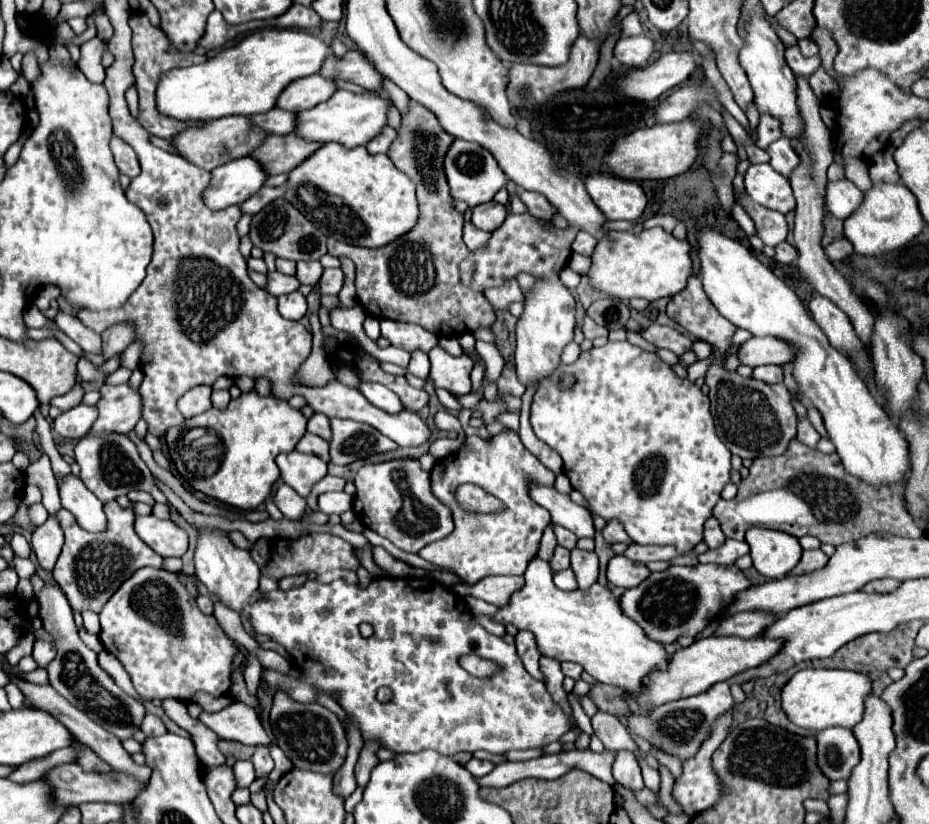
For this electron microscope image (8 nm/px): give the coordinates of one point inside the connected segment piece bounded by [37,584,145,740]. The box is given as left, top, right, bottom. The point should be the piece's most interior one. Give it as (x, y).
(75, 674)

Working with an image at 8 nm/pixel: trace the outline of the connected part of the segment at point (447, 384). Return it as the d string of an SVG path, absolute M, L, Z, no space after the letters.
M441 346L429 352L431 360L431 374L435 388L445 388L451 394L467 394L471 390L469 374L473 368L473 362L469 362L467 356L453 358L449 356Z

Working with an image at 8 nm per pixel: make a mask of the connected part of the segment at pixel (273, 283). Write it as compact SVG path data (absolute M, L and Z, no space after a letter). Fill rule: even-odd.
M273 272L273 274L267 274L267 292L271 292L273 296L283 296L283 294L291 294L299 288L299 280L297 276L287 276L287 274L281 274L281 272Z

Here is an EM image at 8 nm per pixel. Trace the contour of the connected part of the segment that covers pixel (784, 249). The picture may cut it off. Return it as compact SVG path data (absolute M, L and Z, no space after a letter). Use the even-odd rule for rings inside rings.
M781 242L781 244L775 248L775 260L781 262L781 264L795 264L795 260L797 260L797 250L795 250L789 242Z

